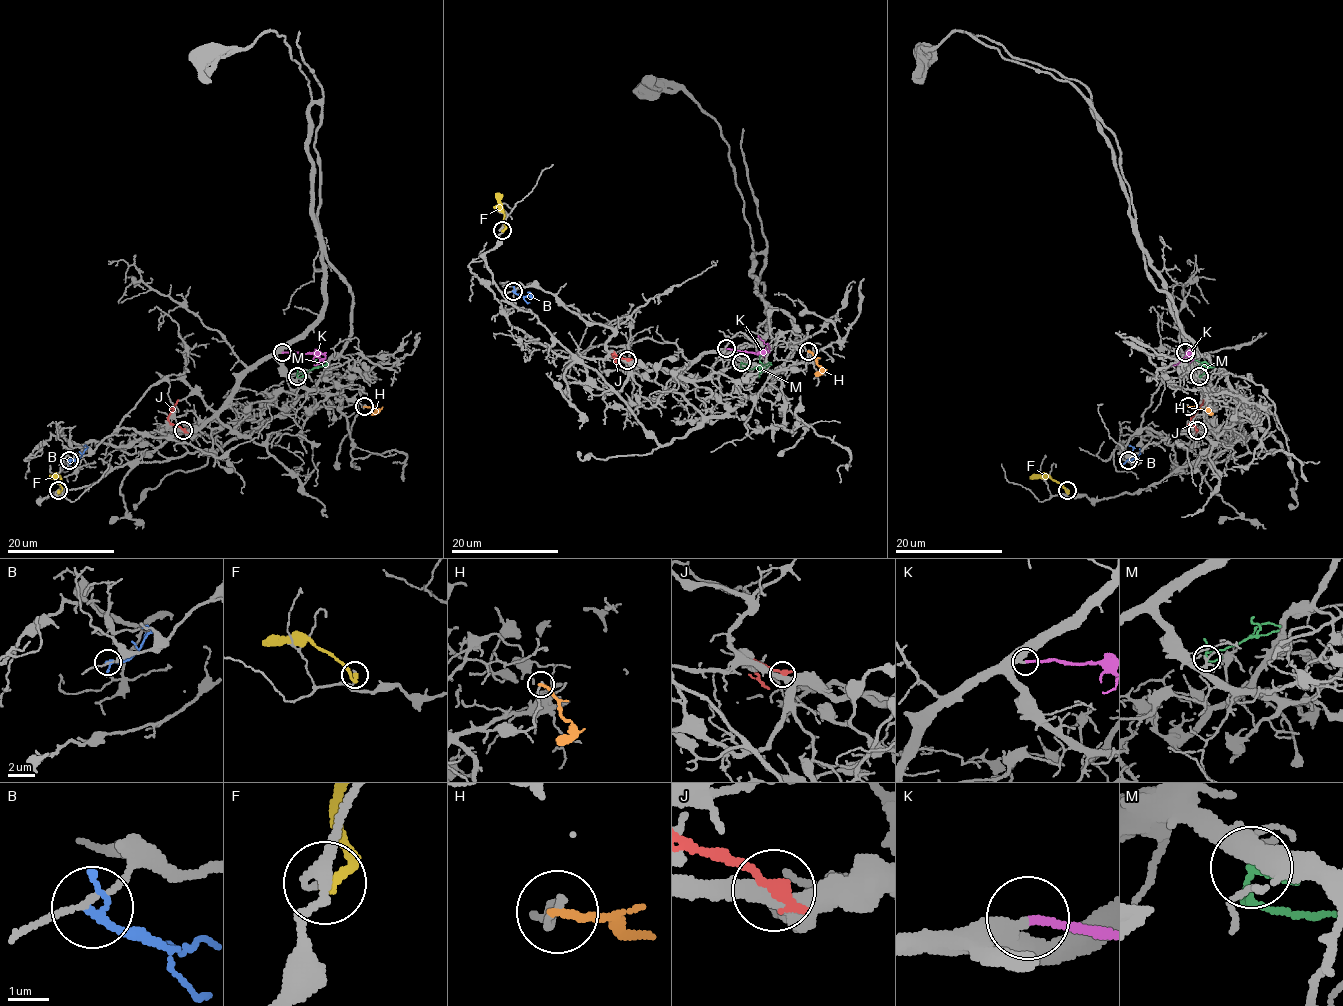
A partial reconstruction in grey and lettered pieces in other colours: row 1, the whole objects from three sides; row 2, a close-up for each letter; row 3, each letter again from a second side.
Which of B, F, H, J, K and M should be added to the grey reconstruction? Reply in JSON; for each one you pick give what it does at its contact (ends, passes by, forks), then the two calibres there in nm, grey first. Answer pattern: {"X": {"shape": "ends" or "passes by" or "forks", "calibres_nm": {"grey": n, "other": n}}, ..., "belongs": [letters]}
{"K": {"shape": "ends", "calibres_nm": {"grey": 400, "other": 190}}, "M": {"shape": "passes by", "calibres_nm": {"grey": 160, "other": 130}}, "belongs": ["K", "M"]}

